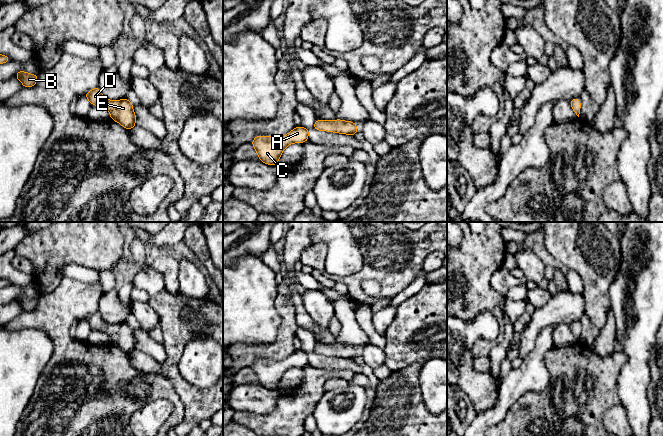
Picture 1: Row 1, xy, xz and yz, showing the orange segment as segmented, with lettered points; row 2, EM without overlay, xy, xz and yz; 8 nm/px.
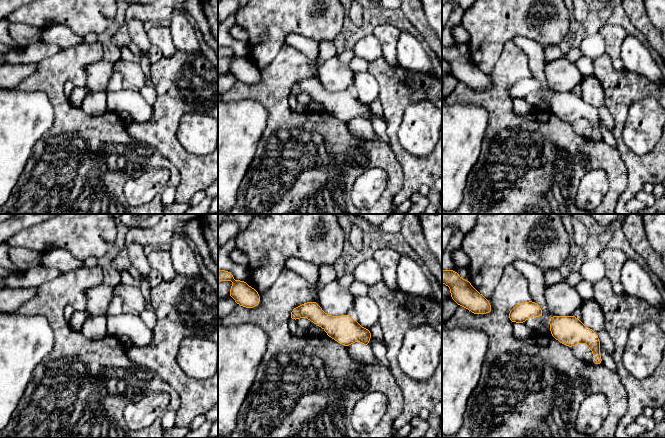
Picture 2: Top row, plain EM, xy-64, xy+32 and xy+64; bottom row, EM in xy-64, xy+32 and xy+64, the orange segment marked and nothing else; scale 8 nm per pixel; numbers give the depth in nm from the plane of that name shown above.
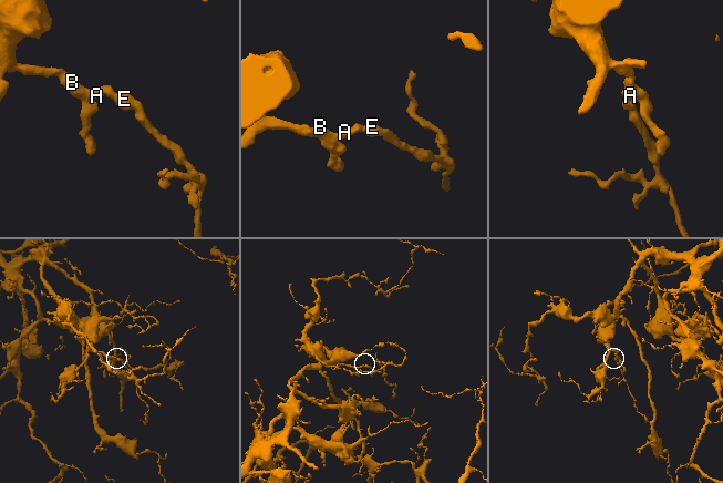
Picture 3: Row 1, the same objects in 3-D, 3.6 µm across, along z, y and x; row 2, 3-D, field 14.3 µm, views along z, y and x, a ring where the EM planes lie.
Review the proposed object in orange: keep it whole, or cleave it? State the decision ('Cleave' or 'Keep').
Keep

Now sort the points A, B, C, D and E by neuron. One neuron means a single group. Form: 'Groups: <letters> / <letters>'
Groups: A B C D E

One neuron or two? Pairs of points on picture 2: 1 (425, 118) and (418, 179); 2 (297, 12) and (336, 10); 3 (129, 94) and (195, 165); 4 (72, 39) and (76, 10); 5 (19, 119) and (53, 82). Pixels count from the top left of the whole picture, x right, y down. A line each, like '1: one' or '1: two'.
1: two
2: one
3: two
4: two
5: two

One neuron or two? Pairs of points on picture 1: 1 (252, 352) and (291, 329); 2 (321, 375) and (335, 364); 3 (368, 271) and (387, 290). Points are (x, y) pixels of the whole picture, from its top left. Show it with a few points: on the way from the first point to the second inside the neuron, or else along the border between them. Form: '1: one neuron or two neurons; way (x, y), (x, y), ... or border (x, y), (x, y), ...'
1: one neuron; way (262, 351), (270, 351), (282, 339)
2: two neurons; border (308, 364), (327, 370), (350, 370)
3: one neuron; way (374, 272), (386, 284)

